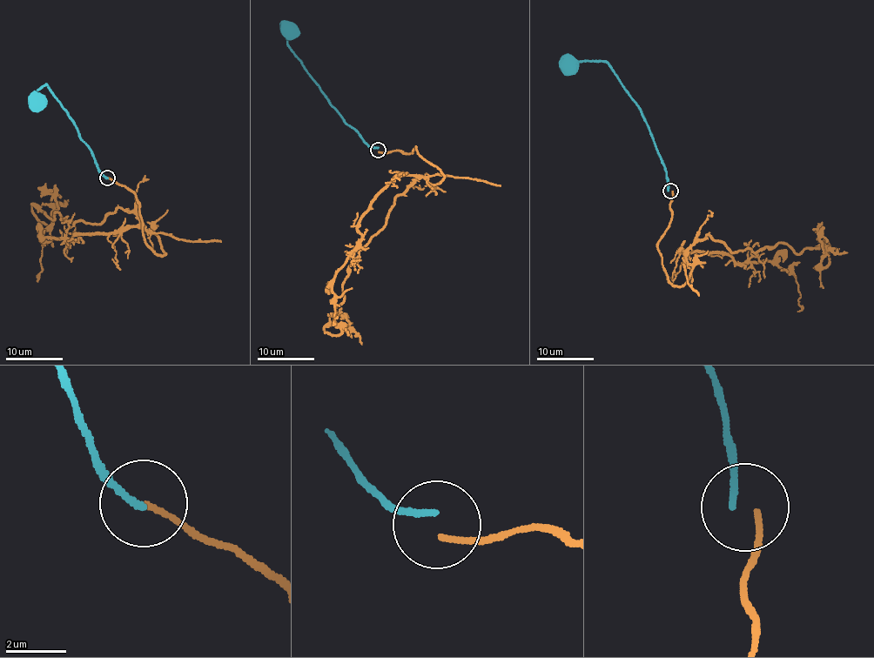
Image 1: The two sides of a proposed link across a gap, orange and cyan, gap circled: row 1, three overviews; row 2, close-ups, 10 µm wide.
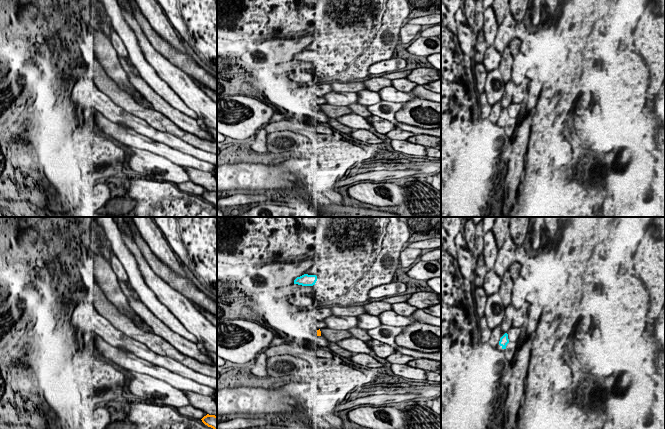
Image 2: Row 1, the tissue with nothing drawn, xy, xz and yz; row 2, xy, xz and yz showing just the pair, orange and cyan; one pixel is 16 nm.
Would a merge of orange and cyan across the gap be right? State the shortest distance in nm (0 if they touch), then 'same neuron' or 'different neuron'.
gap 700 nm; same neuron

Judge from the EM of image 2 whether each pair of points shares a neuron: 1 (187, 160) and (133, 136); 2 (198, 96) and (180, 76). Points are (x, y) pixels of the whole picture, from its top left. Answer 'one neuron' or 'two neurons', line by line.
1: one neuron
2: one neuron

